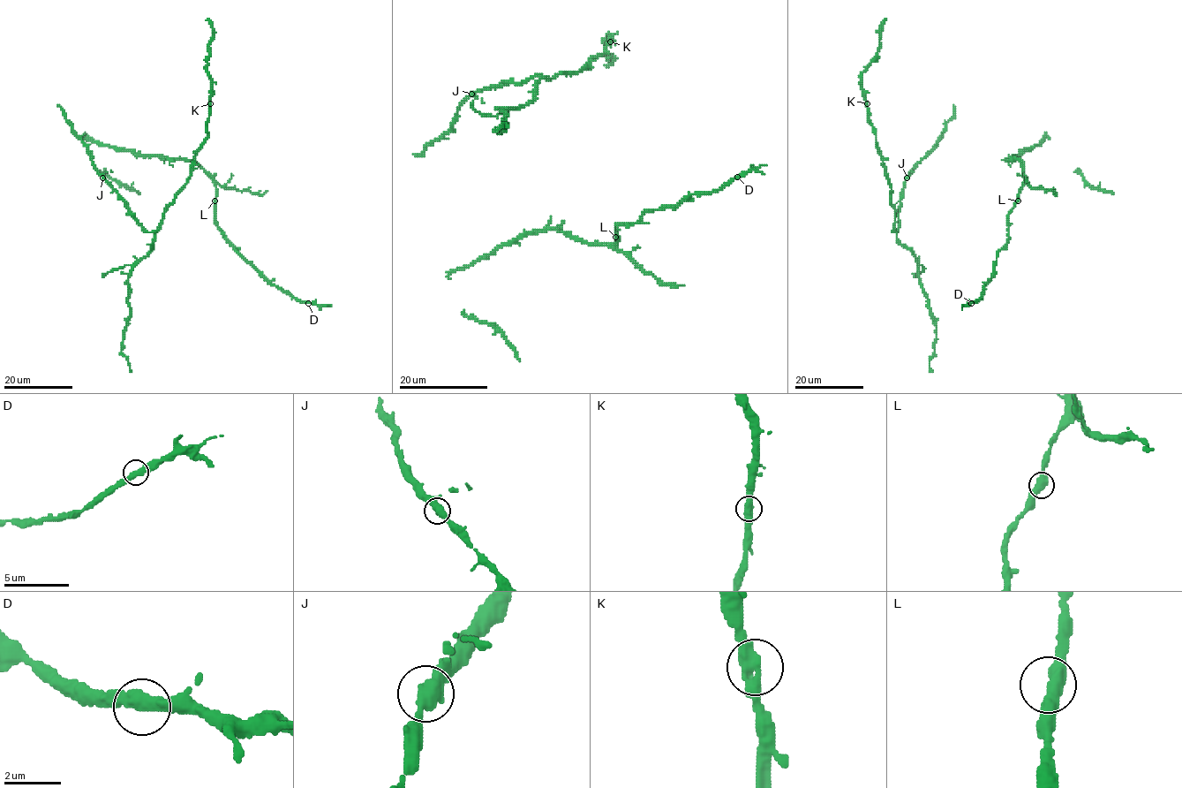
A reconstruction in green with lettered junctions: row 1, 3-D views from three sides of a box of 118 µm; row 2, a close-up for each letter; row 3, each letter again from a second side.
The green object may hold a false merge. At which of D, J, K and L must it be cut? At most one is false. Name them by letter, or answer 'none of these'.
none of these

